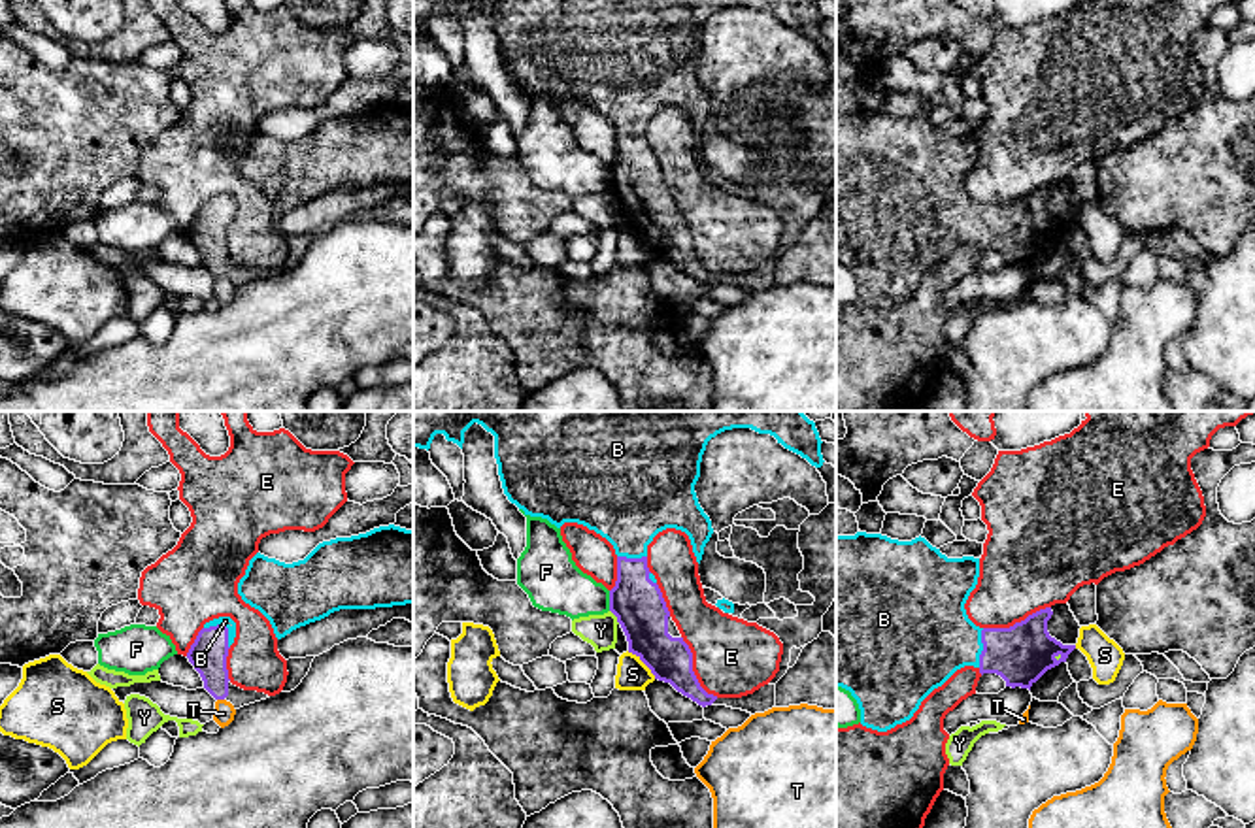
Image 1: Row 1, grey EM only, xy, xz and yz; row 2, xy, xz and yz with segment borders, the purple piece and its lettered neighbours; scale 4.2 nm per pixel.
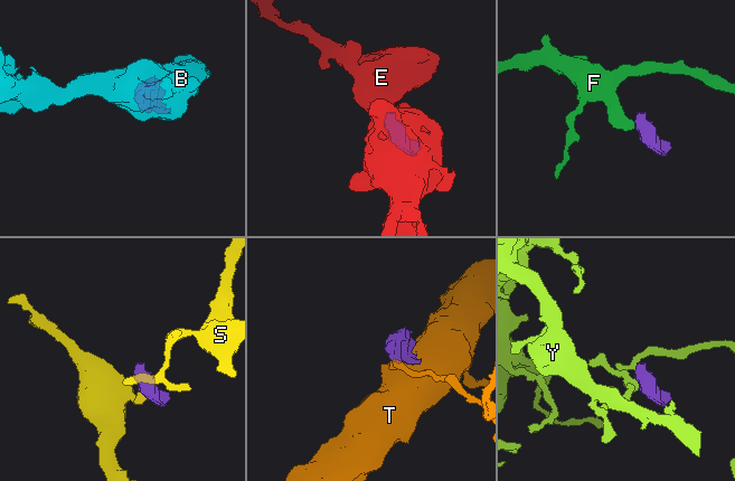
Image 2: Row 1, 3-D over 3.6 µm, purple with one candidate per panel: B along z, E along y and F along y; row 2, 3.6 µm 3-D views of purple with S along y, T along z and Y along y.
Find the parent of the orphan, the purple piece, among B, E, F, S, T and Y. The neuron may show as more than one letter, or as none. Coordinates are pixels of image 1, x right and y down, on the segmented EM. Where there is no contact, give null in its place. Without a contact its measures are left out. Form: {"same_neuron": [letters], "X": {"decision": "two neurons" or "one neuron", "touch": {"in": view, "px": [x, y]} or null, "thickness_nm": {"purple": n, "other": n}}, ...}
{"same_neuron": ["B"], "B": {"decision": "one neuron", "touch": {"in": "xy", "px": [225, 627]}, "thickness_nm": {"purple": 160, "other": 50}}, "E": {"decision": "two neurons", "touch": {"in": "yz", "px": [1016, 623]}, "thickness_nm": {"purple": 260, "other": 380}}, "F": {"decision": "two neurons", "touch": {"in": "xz", "px": [610, 600]}, "thickness_nm": {"purple": 220, "other": 240}}, "S": {"decision": "two neurons", "touch": {"in": "xz", "px": [642, 661]}, "thickness_nm": {"purple": 220, "other": 140}}, "T": {"decision": "two neurons", "touch": {"in": "xy", "px": [221, 698]}, "thickness_nm": {"purple": 160, "other": 90}}, "Y": {"decision": "two neurons", "touch": {"in": "xz", "px": [616, 615]}, "thickness_nm": {"purple": 220, "other": 140}}}

